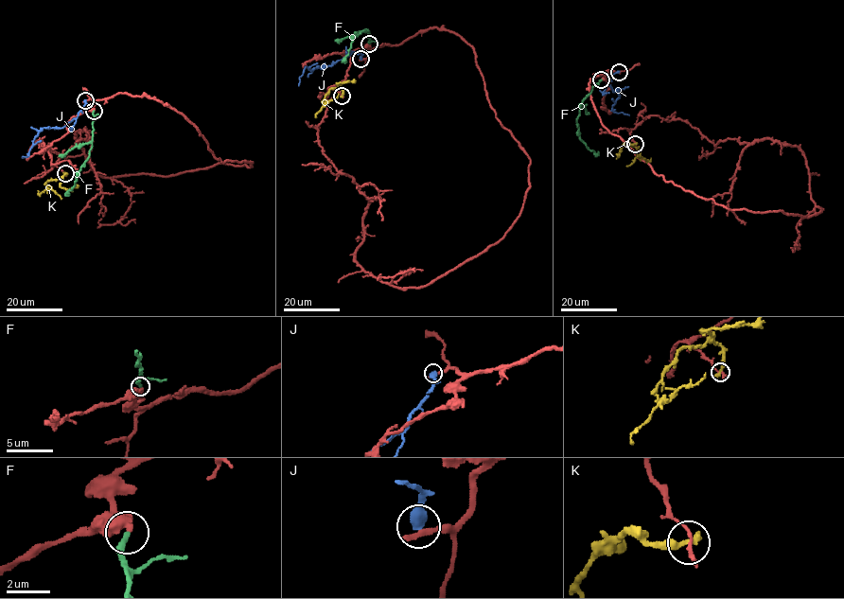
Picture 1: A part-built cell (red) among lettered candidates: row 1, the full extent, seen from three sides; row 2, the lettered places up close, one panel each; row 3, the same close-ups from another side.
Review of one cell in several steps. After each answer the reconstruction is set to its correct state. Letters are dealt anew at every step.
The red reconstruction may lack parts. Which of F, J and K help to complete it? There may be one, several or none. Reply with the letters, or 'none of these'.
F

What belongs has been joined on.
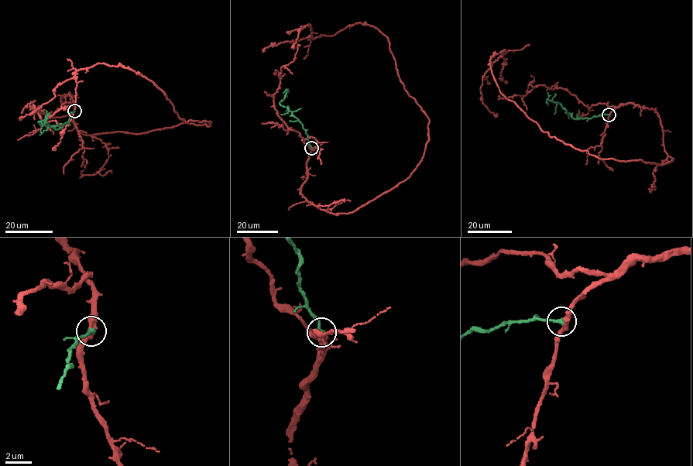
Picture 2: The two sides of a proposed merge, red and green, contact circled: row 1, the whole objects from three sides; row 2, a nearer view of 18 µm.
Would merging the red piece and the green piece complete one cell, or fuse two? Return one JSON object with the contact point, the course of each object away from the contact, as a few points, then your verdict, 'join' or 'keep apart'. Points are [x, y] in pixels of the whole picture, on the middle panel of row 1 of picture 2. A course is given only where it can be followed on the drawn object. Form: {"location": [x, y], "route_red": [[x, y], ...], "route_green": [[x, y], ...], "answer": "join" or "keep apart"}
{"location": [311, 148], "route_red": [[311, 148], [303, 197], [349, 213], [410, 176], [429, 119], [373, 26], [311, 39], [307, 25], [294, 47]], "route_green": [[311, 148], [303, 125], [291, 111], [279, 104], [286, 90], [283, 93]], "answer": "join"}

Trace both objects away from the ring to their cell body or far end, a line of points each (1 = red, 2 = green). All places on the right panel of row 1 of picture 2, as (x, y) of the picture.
1: (609, 114), (653, 109), (672, 161), (550, 137), (499, 87), (490, 61), (504, 49), (480, 87), (497, 113)
2: (609, 114), (578, 119), (573, 118), (560, 104), (548, 99), (548, 105)

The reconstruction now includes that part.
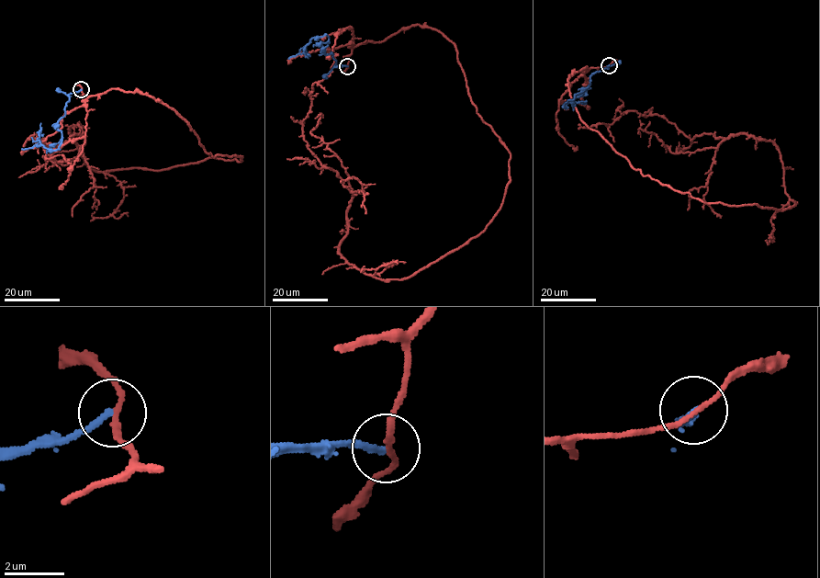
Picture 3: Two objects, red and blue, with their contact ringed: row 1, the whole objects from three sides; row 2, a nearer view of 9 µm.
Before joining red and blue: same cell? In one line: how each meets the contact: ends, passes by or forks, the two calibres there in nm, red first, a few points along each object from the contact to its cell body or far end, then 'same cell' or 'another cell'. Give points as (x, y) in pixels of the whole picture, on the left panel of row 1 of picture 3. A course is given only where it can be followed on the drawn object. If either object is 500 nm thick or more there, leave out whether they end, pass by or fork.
red passes by | blue ends | 160/200 nm | red via (81, 90), (140, 92), (208, 153), (242, 157), (101, 172), (78, 124), (59, 148), (35, 139), (69, 160) | blue via (81, 90), (68, 96), (65, 115), (58, 121), (61, 140), (58, 148), (50, 151), (36, 144), (21, 149) | another cell

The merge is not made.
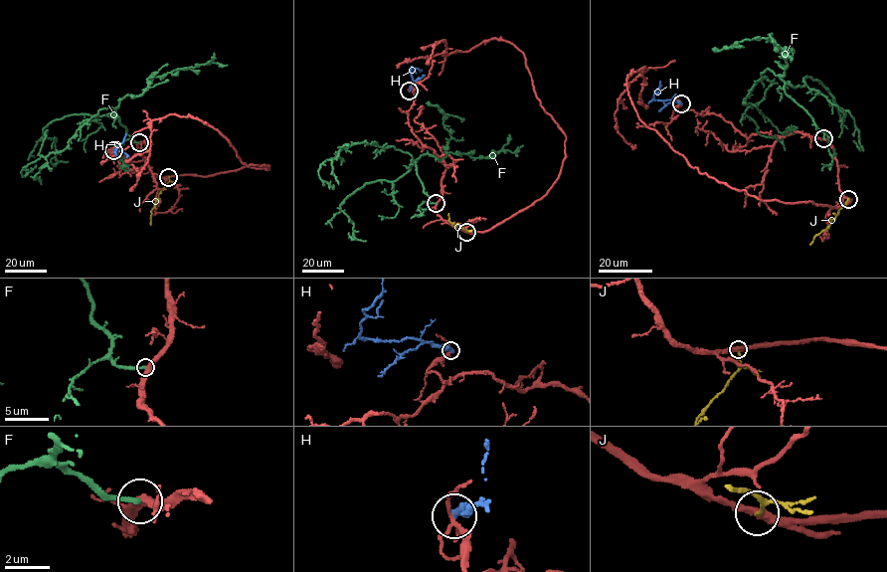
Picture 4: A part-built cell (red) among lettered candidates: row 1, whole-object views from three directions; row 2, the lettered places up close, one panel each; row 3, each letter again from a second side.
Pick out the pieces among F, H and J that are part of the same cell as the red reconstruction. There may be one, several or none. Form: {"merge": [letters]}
{"merge": []}

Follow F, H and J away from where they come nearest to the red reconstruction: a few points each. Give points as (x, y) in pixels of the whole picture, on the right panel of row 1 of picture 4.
F: (823, 138), (812, 117), (768, 69), (745, 103), (755, 105), (782, 133), (791, 127)
H: (680, 103), (653, 98), (660, 81)
J: (848, 198), (829, 227), (809, 245)

